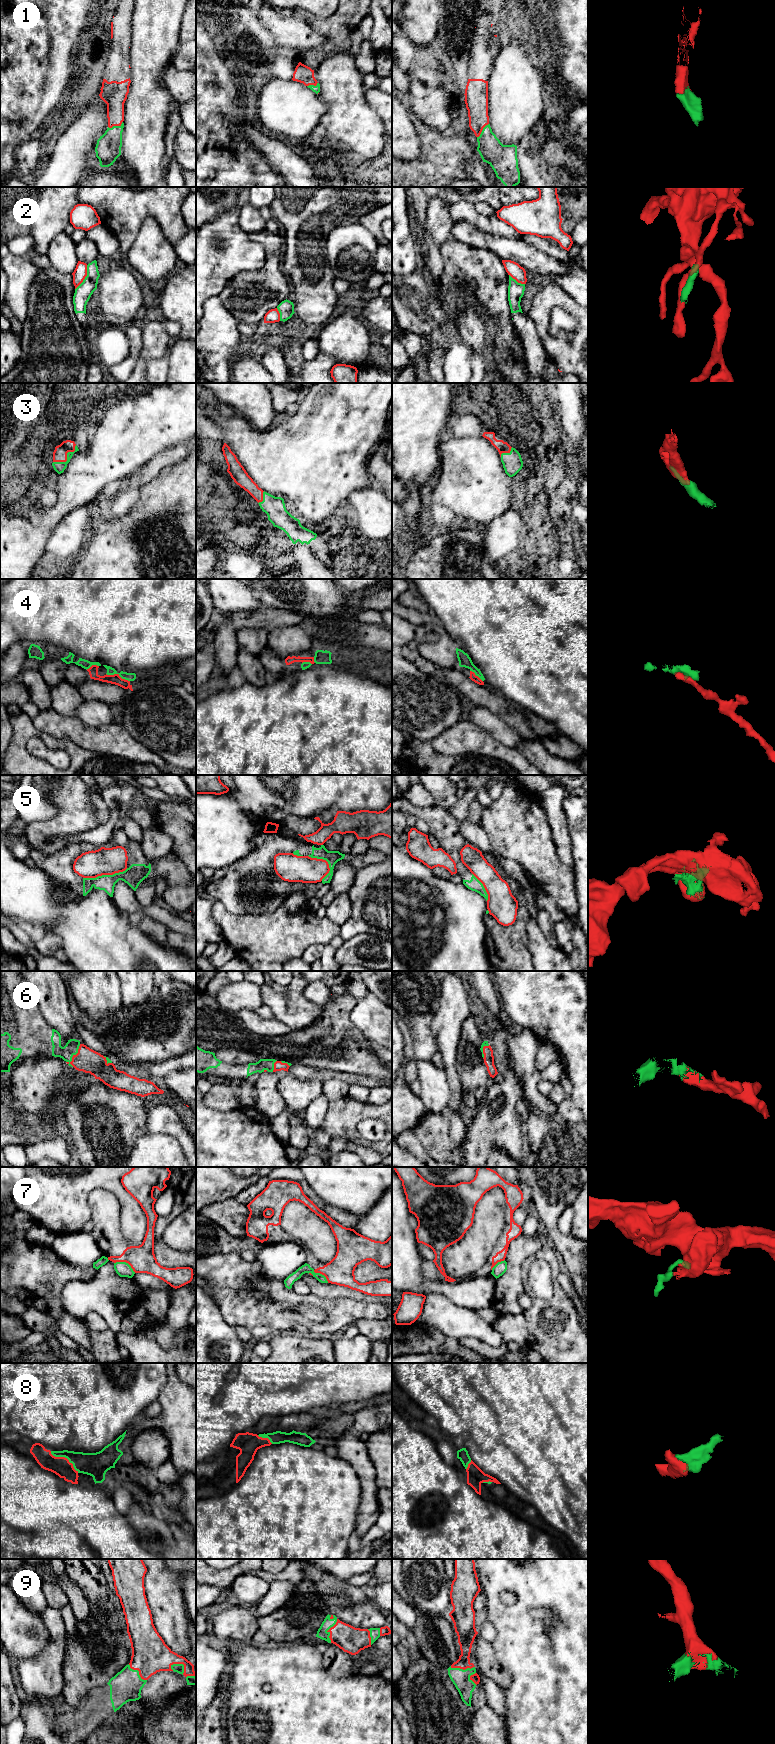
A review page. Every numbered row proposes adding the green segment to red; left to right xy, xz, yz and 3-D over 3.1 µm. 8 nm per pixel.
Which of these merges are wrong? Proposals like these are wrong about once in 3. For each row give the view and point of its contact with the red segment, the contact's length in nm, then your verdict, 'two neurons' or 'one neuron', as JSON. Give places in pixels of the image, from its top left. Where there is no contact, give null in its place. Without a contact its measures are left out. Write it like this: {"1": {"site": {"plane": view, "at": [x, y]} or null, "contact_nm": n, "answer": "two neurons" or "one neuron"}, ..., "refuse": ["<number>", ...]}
{"1": {"site": {"plane": "xy", "at": [115, 125]}, "contact_nm": 130, "answer": "one neuron"}, "2": {"site": {"plane": "xy", "at": [85, 276]}, "contact_nm": 220, "answer": "two neurons"}, "3": {"site": {"plane": "xy", "at": [66, 457]}, "contact_nm": 240, "answer": "one neuron"}, "4": {"site": {"plane": "xy", "at": [118, 674]}, "contact_nm": 200, "answer": "one neuron"}, "5": {"site": {"plane": "xy", "at": [105, 874]}, "contact_nm": 360, "answer": "two neurons"}, "6": {"site": {"plane": "xy", "at": [74, 1055]}, "contact_nm": 200, "answer": "one neuron"}, "7": {"site": {"plane": "xy", "at": [125, 1261]}, "contact_nm": 190, "answer": "two neurons"}, "8": {"site": {"plane": "xy", "at": [64, 1457]}, "contact_nm": 280, "answer": "one neuron"}, "9": {"site": {"plane": "xy", "at": [181, 1663]}, "contact_nm": 130, "answer": "one neuron"}, "refuse": ["2", "5", "7"]}

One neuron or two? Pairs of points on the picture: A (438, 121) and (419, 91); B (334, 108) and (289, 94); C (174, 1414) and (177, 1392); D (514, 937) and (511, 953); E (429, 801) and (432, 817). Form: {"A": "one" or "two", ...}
{"A": "one", "B": "two", "C": "one", "D": "one", "E": "two"}

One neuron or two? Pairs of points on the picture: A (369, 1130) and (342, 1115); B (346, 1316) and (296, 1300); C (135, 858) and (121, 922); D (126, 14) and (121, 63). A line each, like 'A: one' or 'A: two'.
A: two
B: one
C: two
D: one

